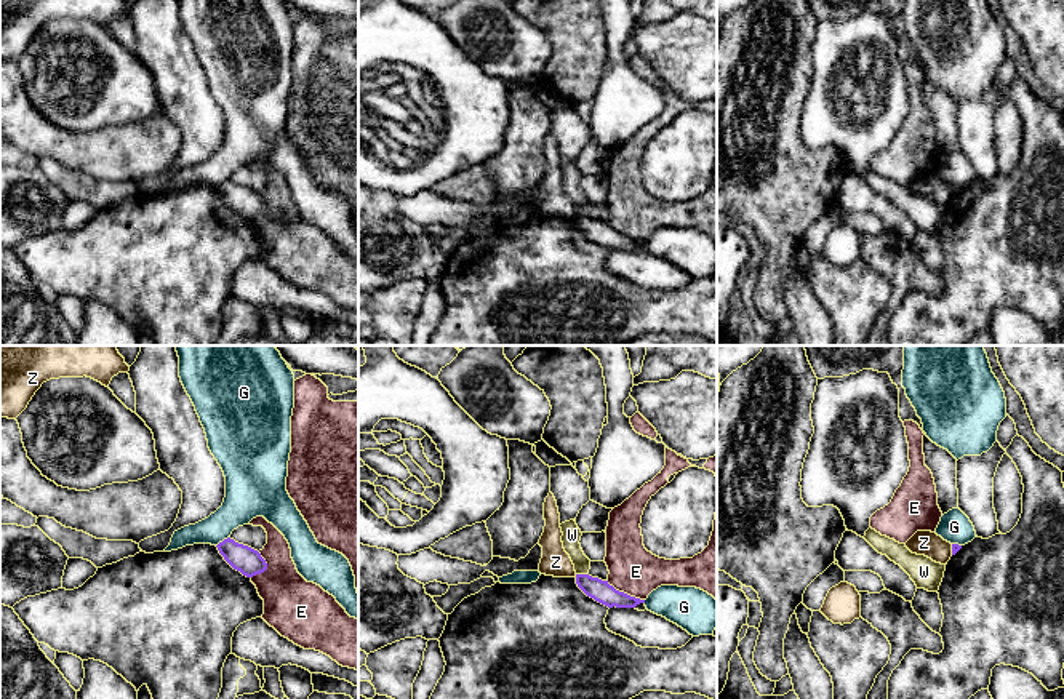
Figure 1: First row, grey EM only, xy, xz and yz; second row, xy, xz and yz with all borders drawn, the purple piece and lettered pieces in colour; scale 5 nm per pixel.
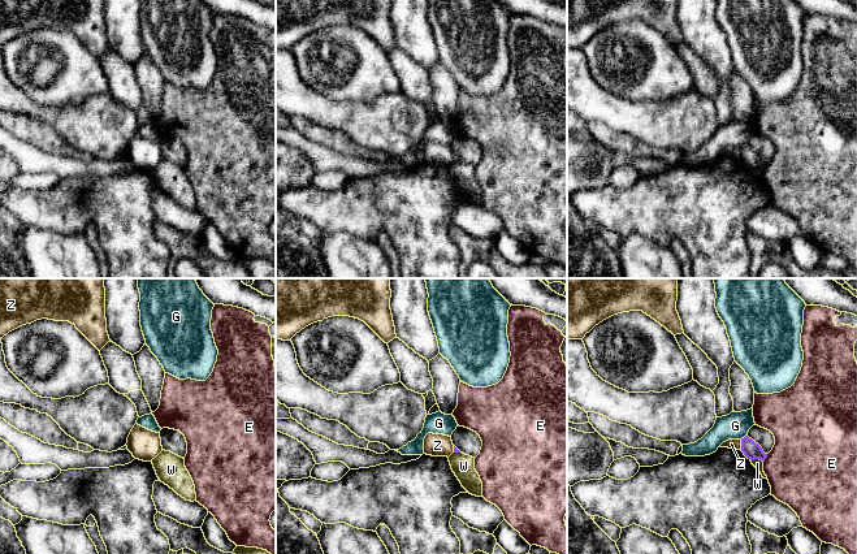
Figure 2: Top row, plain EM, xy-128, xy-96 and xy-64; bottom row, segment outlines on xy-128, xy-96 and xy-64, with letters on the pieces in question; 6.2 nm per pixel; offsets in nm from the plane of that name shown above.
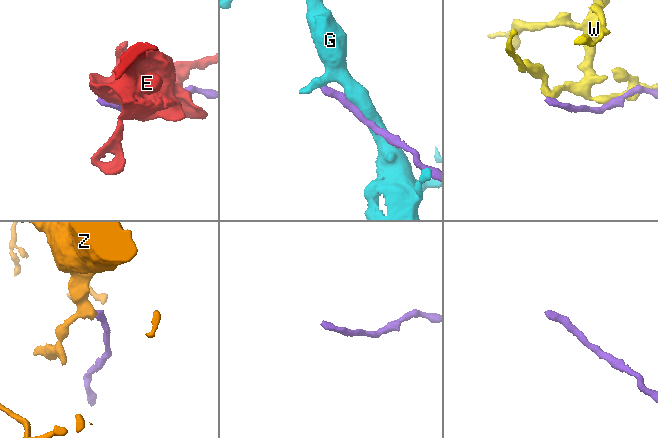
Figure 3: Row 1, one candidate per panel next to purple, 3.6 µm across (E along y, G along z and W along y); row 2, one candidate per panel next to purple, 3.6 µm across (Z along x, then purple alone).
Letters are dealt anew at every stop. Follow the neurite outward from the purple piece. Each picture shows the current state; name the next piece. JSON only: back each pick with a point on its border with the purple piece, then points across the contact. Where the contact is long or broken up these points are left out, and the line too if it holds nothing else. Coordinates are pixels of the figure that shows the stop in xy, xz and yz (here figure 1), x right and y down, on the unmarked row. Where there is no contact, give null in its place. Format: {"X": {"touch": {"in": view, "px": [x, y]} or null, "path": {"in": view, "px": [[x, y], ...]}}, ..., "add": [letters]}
{"add": []}

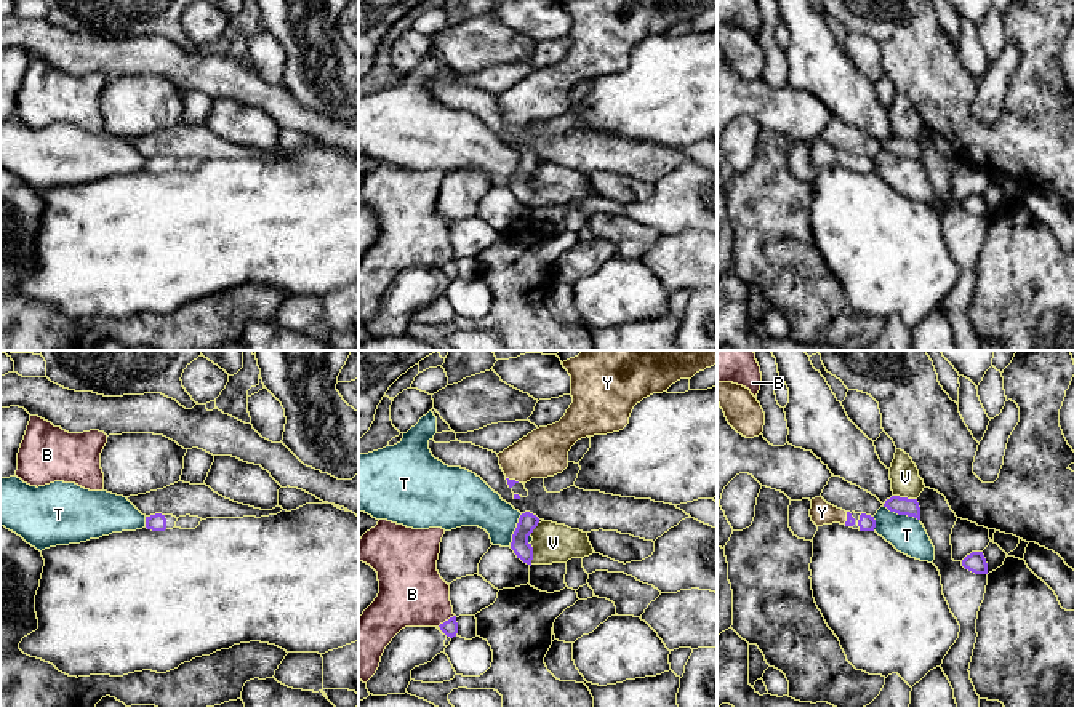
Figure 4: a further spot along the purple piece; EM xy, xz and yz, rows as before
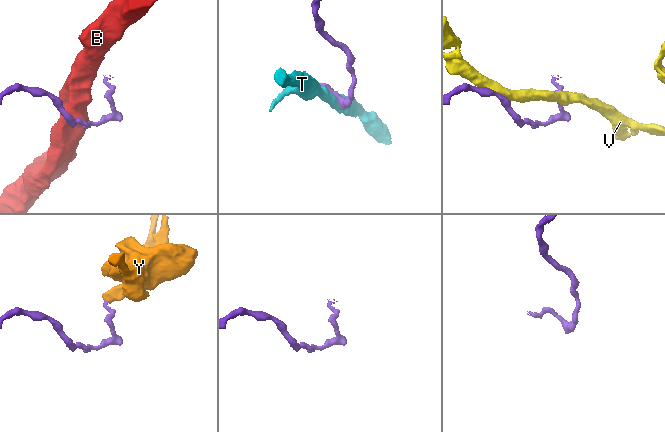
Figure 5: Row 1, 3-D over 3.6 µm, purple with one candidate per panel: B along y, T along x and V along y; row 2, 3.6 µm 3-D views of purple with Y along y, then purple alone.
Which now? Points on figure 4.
{"Y": {"touch": {"in": "xz", "px": [512, 122]}, "path": {"in": "xz", "px": [[511, 125], [512, 122], [543, 95]]}}, "add": ["Y"]}

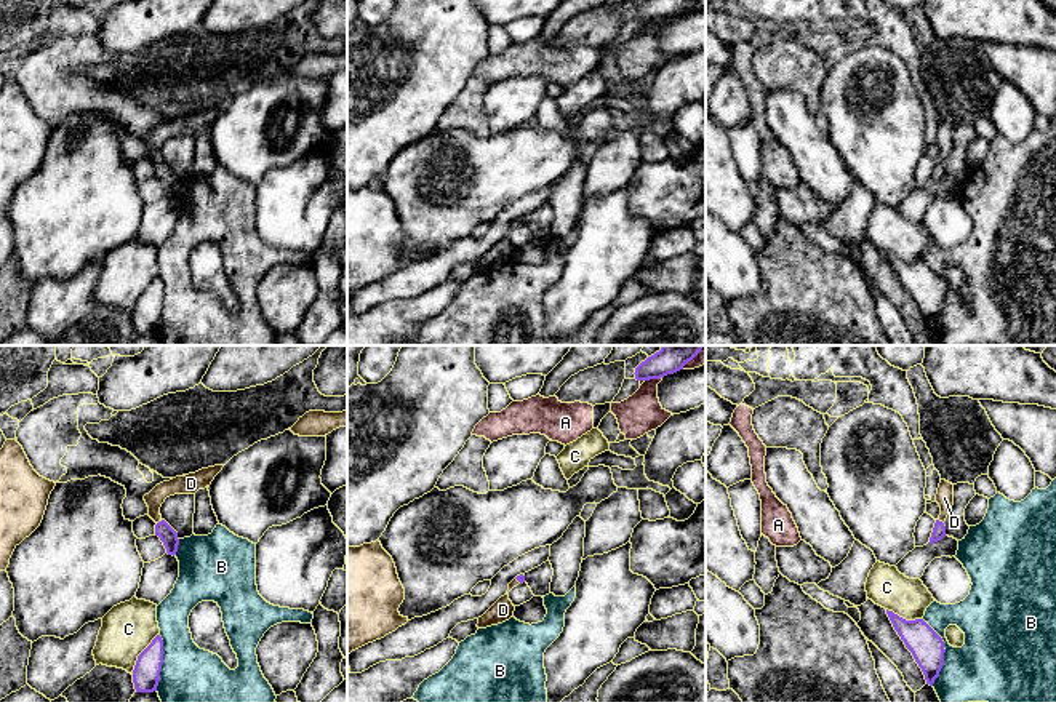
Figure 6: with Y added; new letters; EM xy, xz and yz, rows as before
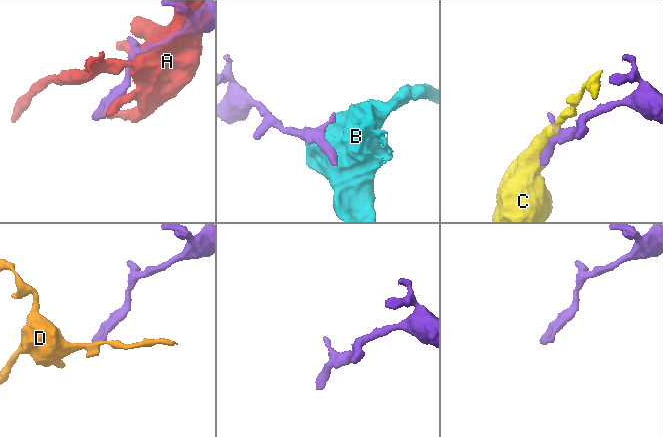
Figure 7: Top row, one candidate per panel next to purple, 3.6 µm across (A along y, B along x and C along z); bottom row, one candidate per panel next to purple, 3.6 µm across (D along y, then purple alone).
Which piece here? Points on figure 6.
{"D": {"touch": {"in": "xy", "px": [159, 163]}, "path": {"in": "xy", "px": [[168, 178], [159, 163], [156, 143], [191, 125]]}}, "add": ["D"]}

